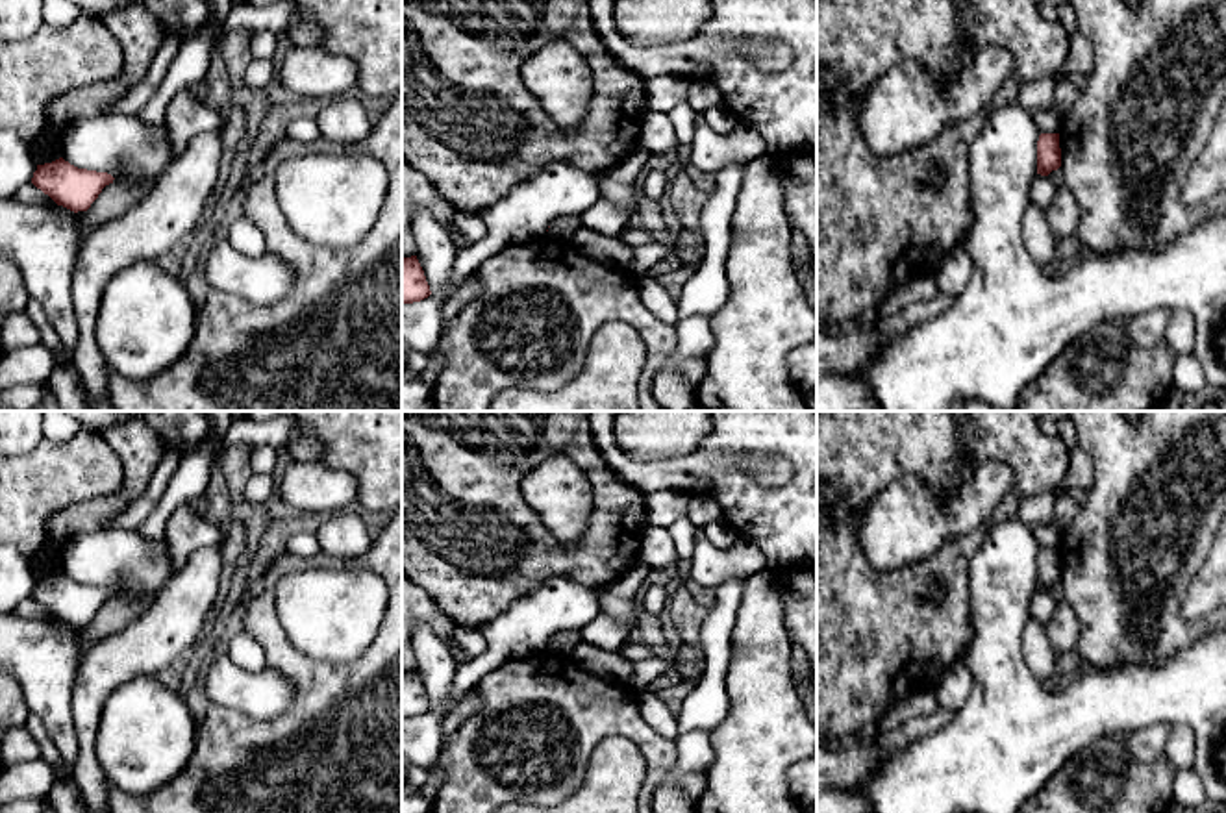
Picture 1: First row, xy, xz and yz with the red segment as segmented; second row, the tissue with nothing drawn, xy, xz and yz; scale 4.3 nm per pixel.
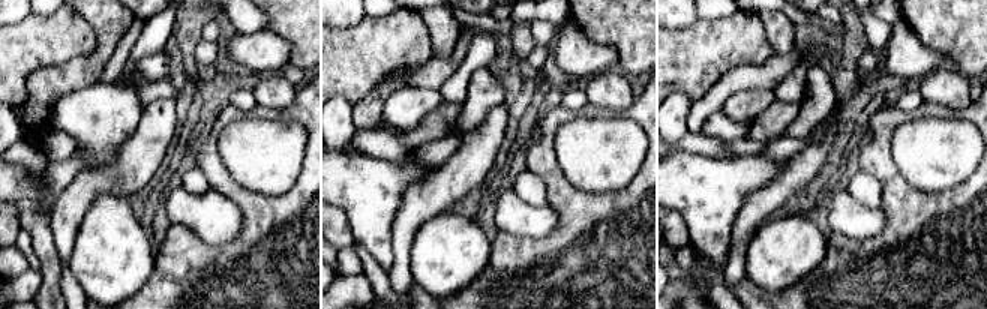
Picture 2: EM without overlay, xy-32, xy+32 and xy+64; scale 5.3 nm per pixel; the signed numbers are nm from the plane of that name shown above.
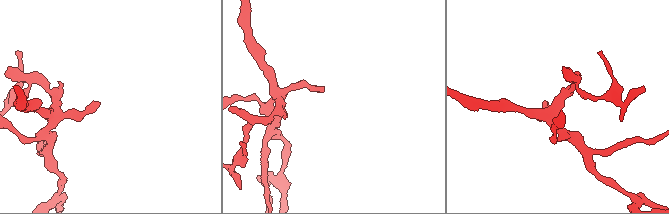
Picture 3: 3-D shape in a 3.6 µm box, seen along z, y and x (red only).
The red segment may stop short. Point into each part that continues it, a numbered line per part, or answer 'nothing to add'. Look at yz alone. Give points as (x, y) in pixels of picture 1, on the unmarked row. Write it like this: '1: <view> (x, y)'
nothing to add

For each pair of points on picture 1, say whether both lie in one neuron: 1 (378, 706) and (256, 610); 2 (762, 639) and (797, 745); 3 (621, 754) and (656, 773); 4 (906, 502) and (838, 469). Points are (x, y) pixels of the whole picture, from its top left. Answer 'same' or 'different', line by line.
1: same
2: same
3: different
4: different

